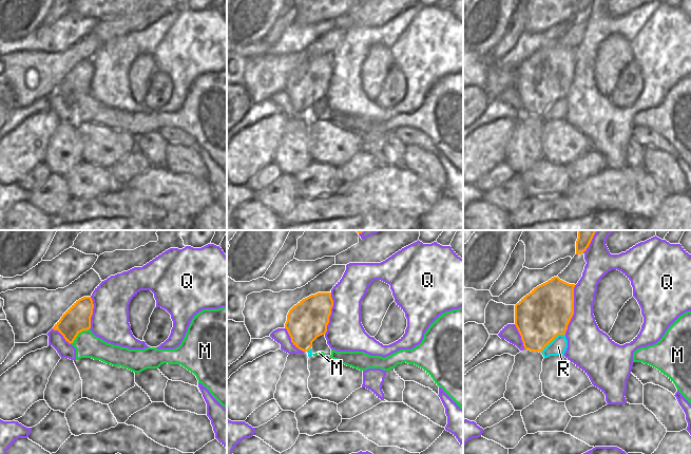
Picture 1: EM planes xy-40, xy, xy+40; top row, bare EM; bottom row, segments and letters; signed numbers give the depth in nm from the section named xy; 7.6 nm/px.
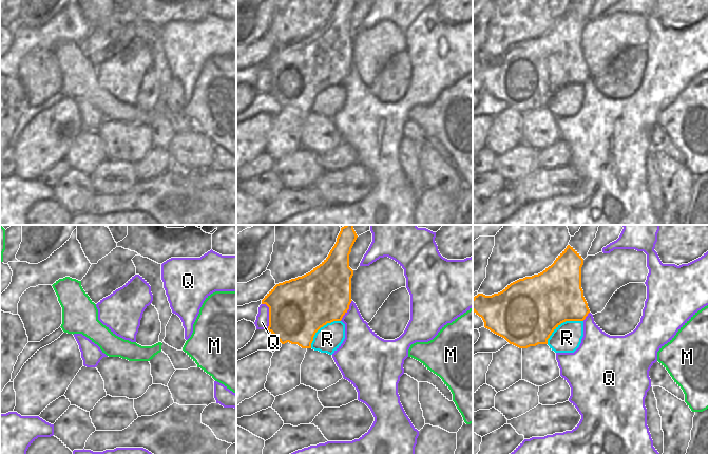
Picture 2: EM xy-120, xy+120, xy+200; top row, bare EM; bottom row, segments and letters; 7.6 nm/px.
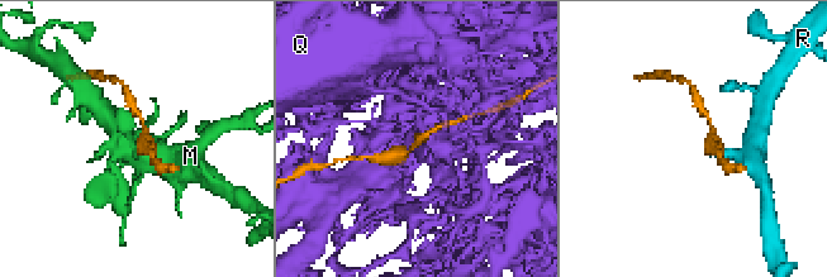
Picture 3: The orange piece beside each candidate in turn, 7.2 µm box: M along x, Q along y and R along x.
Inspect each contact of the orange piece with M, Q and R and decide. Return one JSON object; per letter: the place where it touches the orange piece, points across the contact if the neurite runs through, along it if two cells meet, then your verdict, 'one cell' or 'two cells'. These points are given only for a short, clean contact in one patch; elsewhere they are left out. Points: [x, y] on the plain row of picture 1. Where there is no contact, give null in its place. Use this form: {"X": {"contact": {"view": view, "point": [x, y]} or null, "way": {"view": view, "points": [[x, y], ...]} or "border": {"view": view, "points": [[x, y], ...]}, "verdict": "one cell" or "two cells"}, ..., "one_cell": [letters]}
{"M": {"contact": {"view": "xy-40", "point": [78, 96]}, "border": {"view": "xy-40", "points": [[89, 92], [80, 95], [70, 107]]}, "verdict": "two cells"}, "Q": {"contact": {"view": "xy+40", "point": [573, 73]}, "verdict": "two cells"}, "R": {"contact": {"view": "xy+40", "point": [552, 103]}, "verdict": "two cells"}, "one_cell": []}

